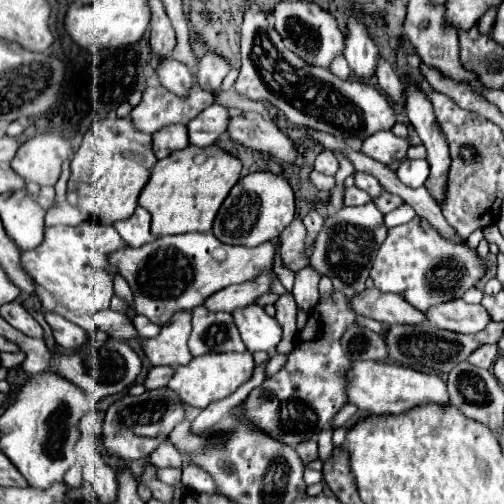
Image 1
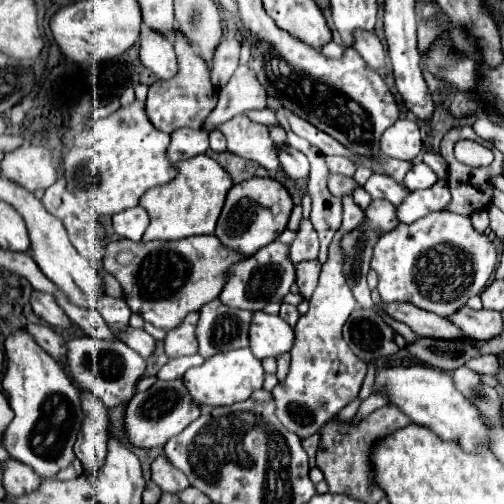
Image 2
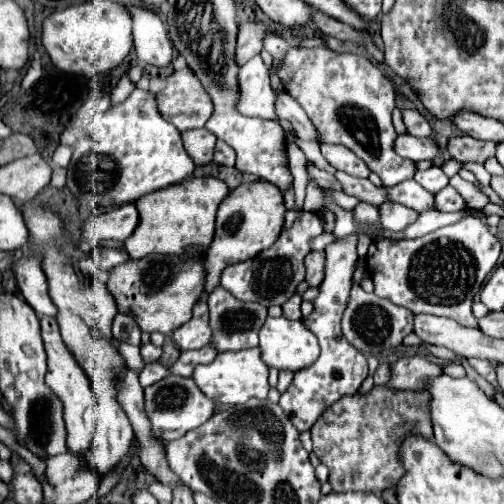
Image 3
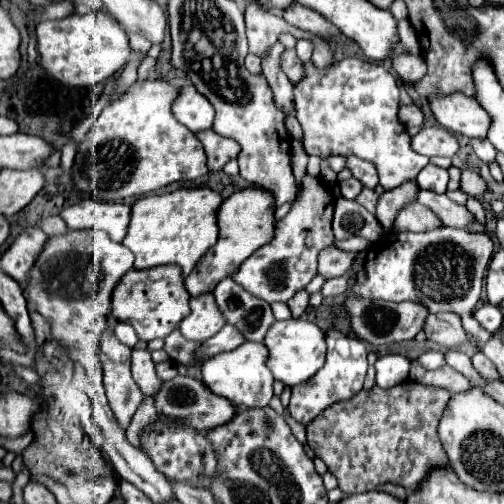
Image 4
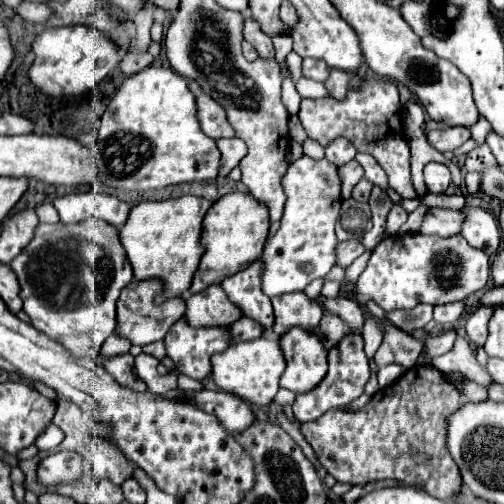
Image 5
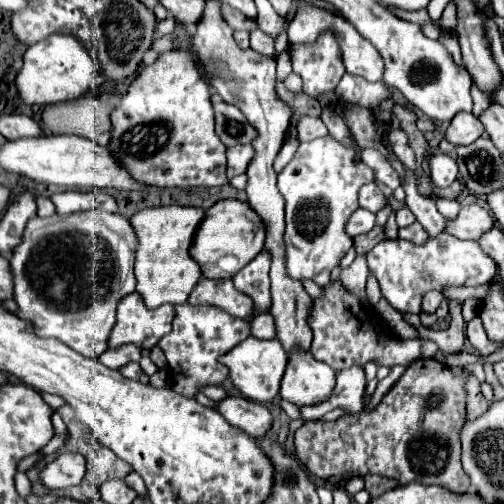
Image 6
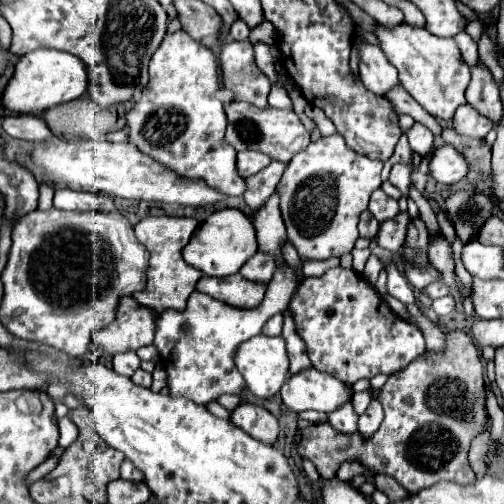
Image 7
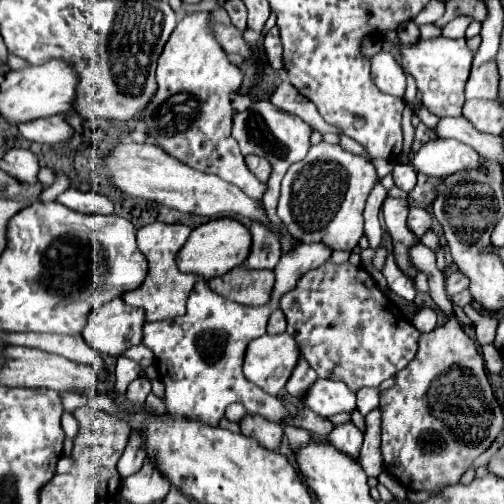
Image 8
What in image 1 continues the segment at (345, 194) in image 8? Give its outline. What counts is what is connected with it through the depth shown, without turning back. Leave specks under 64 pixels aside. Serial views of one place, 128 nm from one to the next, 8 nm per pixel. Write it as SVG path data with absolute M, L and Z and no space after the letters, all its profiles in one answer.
M264 272L262 276L258 276L252 282L246 284L232 284L226 286L222 290L218 290L216 294L212 294L204 306L212 312L232 312L234 308L242 308L248 304L254 304L254 300L260 294L266 294L270 290L270 282L272 282L274 274L272 272Z

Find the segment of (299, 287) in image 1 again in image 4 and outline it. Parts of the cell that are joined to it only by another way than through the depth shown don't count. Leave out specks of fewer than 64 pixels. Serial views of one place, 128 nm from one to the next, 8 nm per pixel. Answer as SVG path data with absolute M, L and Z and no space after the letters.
M328 246L318 256L318 274L324 276L326 280L340 278L348 272L352 258L354 258L352 252L344 252L344 250L338 250L334 246Z

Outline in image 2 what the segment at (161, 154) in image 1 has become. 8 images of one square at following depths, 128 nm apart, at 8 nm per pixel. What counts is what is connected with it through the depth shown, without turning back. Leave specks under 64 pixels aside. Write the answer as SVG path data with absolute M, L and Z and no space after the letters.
M178 128L176 132L170 134L170 144L168 144L168 160L178 162L186 160L198 154L204 154L208 150L208 134L202 130L192 130L192 128Z

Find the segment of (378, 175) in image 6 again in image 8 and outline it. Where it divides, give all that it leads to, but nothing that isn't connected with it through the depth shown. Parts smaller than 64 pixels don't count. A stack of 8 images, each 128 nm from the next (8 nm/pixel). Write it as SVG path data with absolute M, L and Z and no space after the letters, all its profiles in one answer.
M396 164L392 176L394 176L394 184L404 192L410 192L416 186L416 172L410 164Z

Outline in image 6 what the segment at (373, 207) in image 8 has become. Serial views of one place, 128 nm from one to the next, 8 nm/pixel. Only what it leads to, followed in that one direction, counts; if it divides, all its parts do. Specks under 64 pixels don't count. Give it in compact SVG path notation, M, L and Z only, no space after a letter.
M358 208L356 212L352 212L352 216L348 218L348 224L346 224L348 236L368 234L372 228L374 228L374 214L364 208Z

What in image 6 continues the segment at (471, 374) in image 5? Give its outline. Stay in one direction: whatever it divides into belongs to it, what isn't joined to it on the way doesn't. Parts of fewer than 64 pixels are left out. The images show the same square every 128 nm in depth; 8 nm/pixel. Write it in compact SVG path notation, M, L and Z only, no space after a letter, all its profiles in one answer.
M450 300L450 306L452 306L452 312L450 312L452 314L452 324L450 324L450 328L434 330L432 338L442 348L442 352L456 354L456 352L464 350L466 334L464 334L464 320L462 320L462 314L460 314L460 304L456 300Z

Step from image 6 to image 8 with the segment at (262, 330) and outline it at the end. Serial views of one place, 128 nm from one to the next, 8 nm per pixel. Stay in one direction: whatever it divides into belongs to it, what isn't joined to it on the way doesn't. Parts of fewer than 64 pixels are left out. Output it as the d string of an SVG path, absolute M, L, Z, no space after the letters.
M274 310L270 320L268 320L268 334L282 334L286 332L286 318L284 318L284 312L280 310Z

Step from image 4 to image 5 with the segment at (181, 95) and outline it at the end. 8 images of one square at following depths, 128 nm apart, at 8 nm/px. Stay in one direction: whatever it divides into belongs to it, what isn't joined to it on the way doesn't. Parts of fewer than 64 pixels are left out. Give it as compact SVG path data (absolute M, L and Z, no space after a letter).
M202 94L196 98L196 118L200 128L210 138L228 138L234 136L232 128L226 122L226 114L220 104L216 104L208 94Z

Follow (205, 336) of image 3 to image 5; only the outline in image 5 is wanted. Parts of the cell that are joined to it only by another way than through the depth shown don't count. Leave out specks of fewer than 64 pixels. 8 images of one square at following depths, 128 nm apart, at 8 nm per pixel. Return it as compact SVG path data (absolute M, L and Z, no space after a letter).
M210 286L204 292L186 298L186 320L192 328L224 328L236 322L242 312L224 296L220 286Z

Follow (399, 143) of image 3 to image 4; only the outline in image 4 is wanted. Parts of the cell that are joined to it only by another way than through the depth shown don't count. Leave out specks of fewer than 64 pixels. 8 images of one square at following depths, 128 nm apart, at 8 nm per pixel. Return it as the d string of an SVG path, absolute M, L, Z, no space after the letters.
M422 128L410 138L410 146L416 154L422 156L448 156L452 158L458 150L456 138L444 128Z

